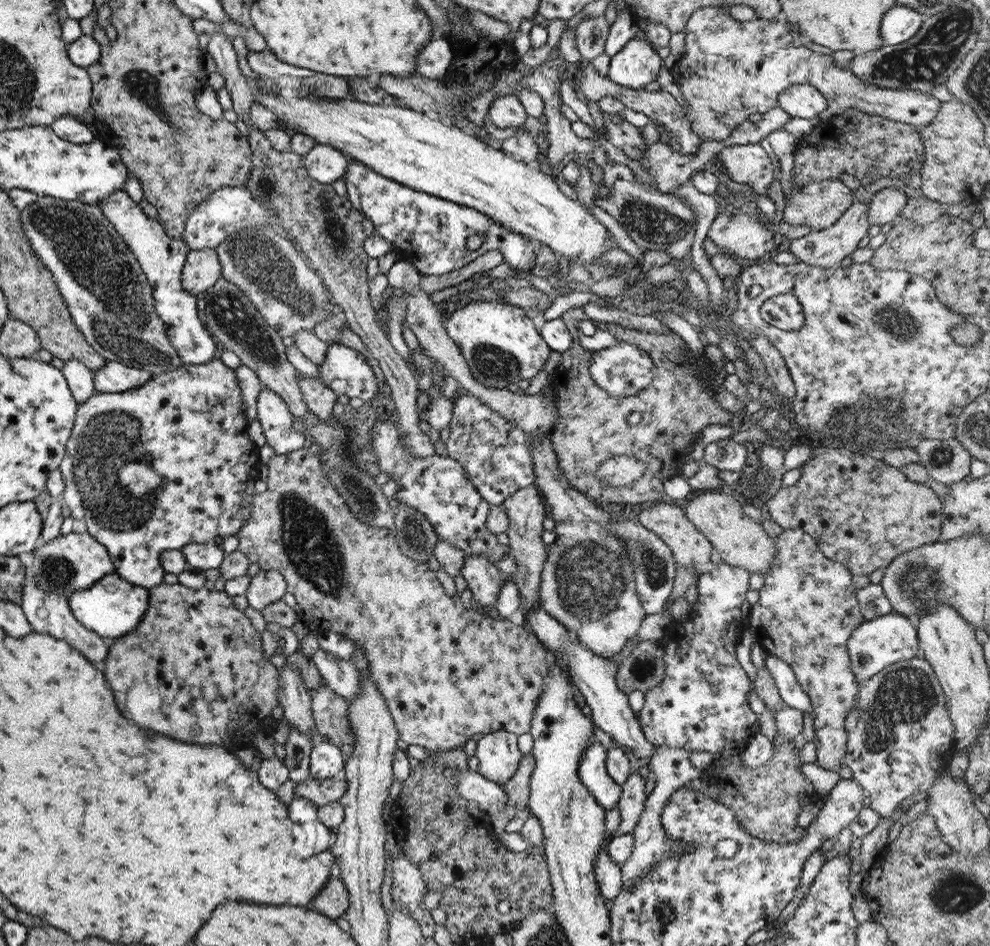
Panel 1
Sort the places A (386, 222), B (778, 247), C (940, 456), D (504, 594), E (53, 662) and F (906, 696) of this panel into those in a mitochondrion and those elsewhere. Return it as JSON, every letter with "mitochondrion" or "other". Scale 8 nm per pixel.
{"A":"other","B":"other","C":"mitochondrion","D":"other","E":"other","F":"mitochondrion"}

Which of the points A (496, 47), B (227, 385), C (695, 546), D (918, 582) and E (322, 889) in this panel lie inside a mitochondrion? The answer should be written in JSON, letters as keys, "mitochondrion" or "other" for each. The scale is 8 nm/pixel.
{"A":"other","B":"other","C":"other","D":"mitochondrion","E":"other"}

